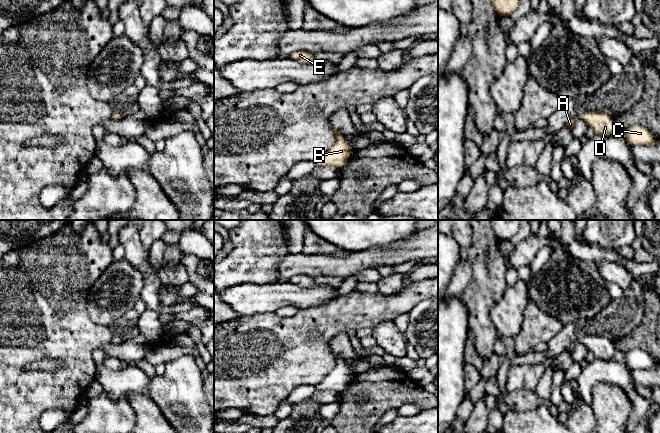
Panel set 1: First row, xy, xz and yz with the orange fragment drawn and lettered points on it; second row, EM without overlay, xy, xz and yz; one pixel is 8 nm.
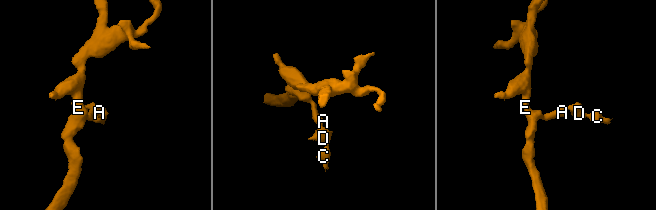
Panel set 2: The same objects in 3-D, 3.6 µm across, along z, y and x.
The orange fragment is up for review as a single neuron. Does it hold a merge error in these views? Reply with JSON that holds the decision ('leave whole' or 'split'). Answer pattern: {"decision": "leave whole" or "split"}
{"decision": "leave whole"}

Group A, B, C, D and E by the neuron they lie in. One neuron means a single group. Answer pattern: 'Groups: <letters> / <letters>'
Groups: A B C D E

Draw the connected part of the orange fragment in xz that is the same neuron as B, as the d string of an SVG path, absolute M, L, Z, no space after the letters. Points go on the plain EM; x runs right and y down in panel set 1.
M329 346L329 352L336 361L333 370L313 389L315 390L334 390L336 393L343 392L348 384L352 370L340 360L339 355Z

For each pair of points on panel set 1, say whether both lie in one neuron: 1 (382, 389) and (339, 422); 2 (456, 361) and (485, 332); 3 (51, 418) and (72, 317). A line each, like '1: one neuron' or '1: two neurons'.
1: one neuron
2: two neurons
3: two neurons

